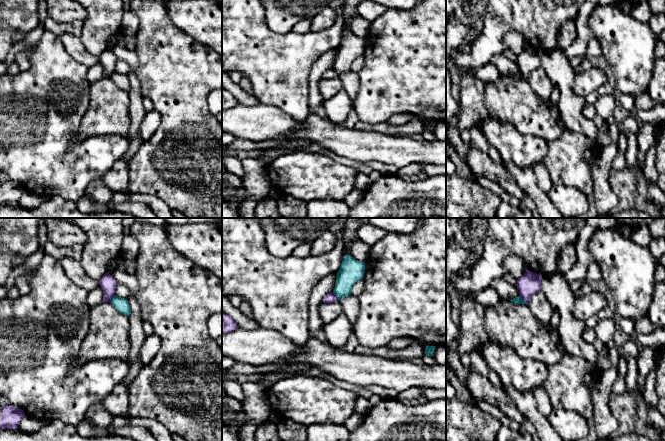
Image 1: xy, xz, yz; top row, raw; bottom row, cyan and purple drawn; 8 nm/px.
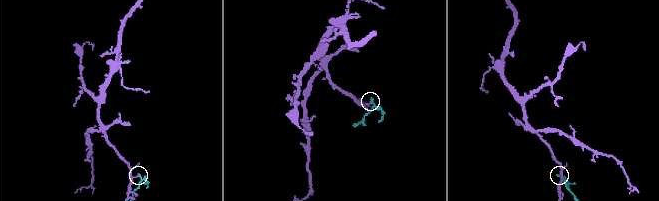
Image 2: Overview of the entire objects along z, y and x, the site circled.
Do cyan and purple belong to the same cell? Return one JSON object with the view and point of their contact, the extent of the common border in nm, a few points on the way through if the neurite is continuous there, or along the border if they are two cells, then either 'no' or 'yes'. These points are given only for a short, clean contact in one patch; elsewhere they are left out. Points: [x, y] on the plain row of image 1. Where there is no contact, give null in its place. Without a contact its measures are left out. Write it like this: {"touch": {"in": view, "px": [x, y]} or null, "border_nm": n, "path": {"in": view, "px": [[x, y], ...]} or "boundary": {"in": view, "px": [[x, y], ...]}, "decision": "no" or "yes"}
{"touch": {"in": "xz", "px": [336, 71]}, "border_nm": 90, "boundary": {"in": "xz", "px": [[332, 68], [338, 76]]}, "decision": "no"}

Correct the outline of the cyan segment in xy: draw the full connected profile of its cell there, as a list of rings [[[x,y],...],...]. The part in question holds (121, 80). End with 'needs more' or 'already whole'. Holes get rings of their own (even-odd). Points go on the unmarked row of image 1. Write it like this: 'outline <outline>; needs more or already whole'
outline [[[113,72],[110,79],[123,91],[129,93],[131,90],[131,84],[127,75]]]; already whole

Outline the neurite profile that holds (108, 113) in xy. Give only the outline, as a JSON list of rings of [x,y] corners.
[[[110,78],[90,84],[90,101],[79,127],[75,142],[98,135],[128,134],[131,124],[130,97]]]

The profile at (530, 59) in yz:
[[[526,46],[525,50],[517,55],[517,65],[527,80],[530,74],[541,66],[541,54],[542,51]]]

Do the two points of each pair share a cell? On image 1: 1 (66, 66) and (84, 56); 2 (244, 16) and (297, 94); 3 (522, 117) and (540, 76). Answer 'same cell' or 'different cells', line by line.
1: different cells
2: same cell
3: different cells

